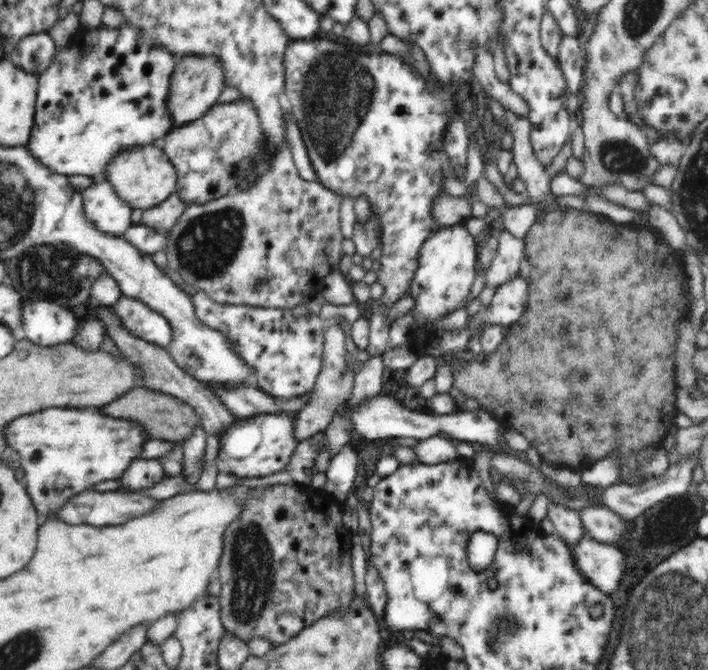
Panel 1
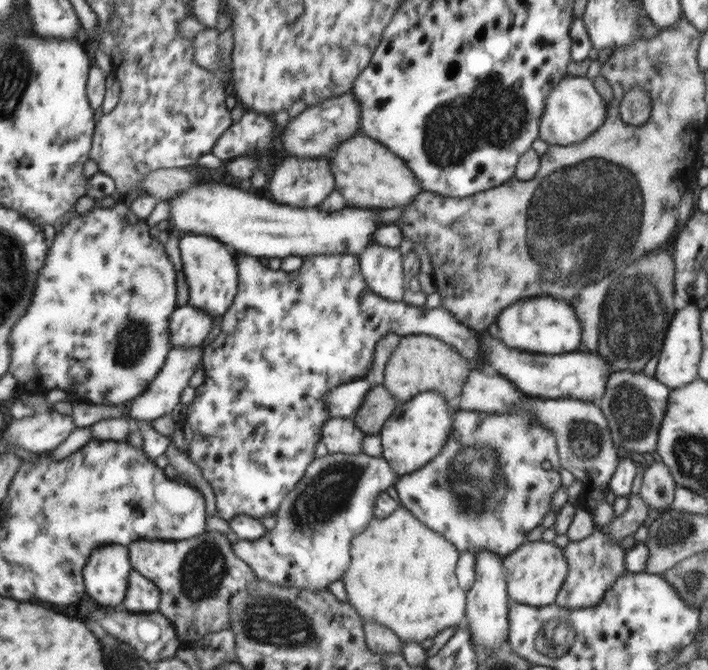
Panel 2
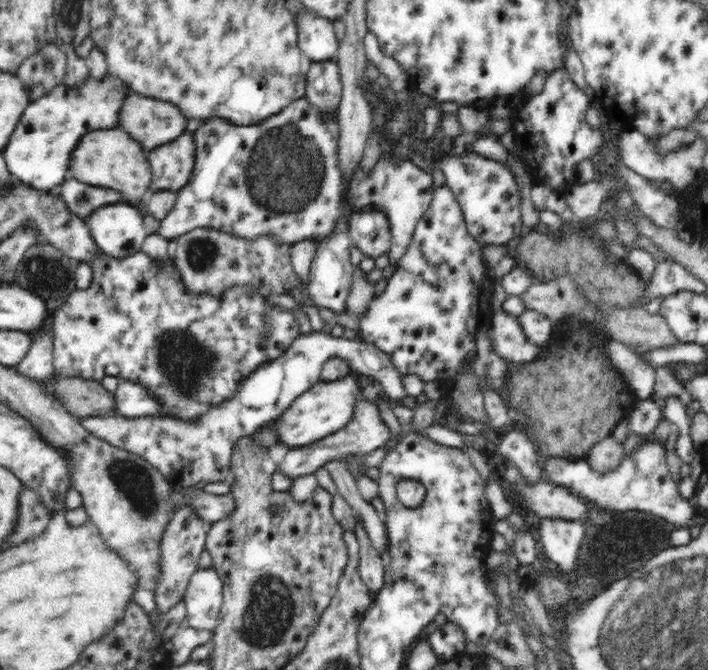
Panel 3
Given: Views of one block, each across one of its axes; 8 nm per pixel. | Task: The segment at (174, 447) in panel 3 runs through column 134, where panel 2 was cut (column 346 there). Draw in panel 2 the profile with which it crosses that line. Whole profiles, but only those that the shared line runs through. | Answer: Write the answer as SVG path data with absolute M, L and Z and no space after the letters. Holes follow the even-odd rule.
M353 416L329 418L322 427L321 443L328 454L360 454L364 439L365 434L356 427Z

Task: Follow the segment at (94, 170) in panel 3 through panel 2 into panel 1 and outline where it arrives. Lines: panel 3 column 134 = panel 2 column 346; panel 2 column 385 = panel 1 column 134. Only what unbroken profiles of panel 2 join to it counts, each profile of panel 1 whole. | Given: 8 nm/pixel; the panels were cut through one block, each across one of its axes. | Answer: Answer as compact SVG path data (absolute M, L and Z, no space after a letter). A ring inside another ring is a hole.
M152 144L136 146L120 152L106 166L105 178L110 181L120 199L128 206L146 210L162 204L168 196L178 193L178 177L175 174L174 164L170 162L165 152Z

